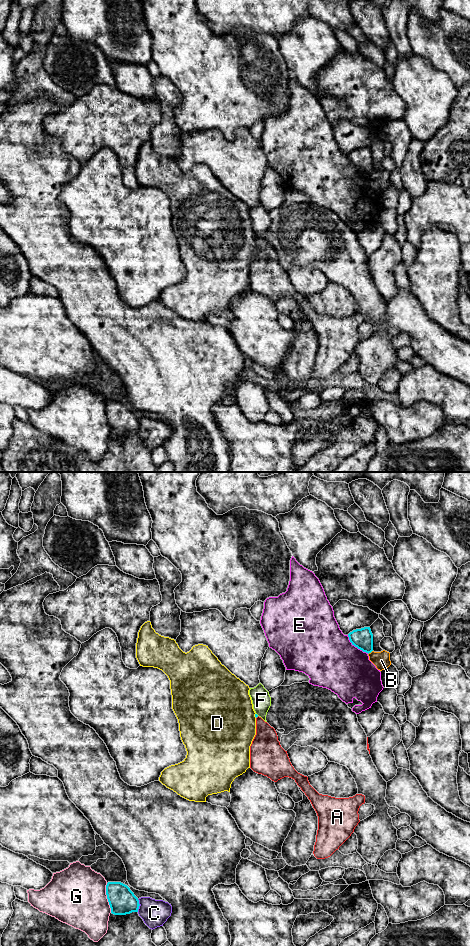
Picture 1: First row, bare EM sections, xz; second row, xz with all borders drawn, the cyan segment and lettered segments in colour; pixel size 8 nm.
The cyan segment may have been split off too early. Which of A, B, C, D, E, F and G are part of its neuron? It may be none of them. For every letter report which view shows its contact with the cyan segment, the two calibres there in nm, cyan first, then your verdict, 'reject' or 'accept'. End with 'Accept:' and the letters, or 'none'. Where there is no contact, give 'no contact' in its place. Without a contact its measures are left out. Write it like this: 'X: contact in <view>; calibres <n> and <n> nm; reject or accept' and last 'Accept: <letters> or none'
A: no contact; accept
B: contact in xz; calibres 160 and 140 nm; reject
C: contact in xz; calibres 220 and 220 nm; reject
D: contact in xz; calibres 20 and 500 nm; reject
E: contact in xz; calibres 160 and 440 nm; reject
F: no contact; reject
G: contact in xz; calibres 220 and 460 nm; reject
Accept: A

